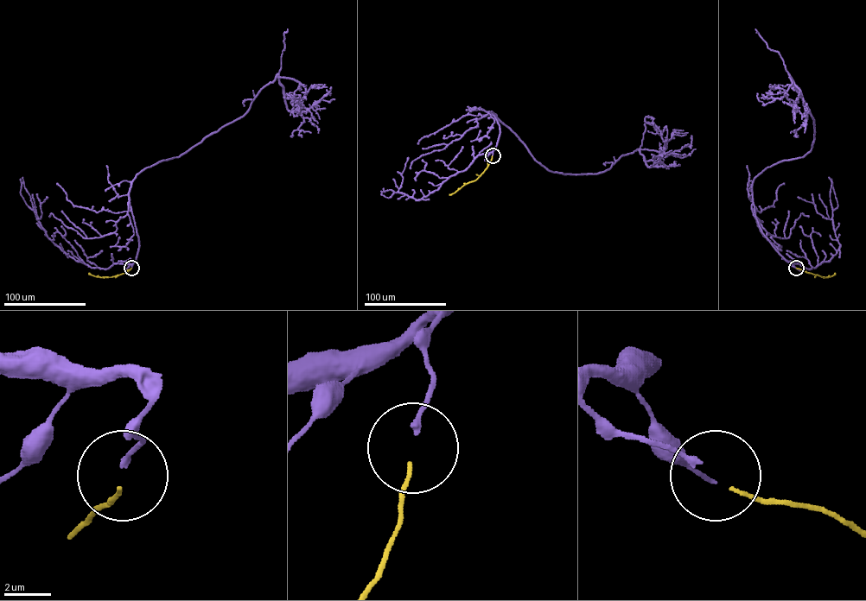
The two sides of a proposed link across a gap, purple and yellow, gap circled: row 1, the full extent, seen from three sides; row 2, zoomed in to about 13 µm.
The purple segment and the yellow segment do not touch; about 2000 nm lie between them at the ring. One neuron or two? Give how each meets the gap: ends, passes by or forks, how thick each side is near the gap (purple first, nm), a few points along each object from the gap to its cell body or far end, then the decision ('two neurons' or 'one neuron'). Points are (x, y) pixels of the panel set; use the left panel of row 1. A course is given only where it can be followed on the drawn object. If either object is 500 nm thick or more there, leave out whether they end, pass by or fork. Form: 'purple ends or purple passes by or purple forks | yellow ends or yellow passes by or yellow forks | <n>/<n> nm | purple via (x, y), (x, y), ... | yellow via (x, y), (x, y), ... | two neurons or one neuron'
purple ends | yellow ends | 280/150 nm | purple via (131, 267), (139, 243), (129, 192), (140, 172), (238, 119), (277, 75), (284, 93), (306, 109), (331, 88) | yellow via (131, 268), (111, 277), (88, 274) | one neuron

